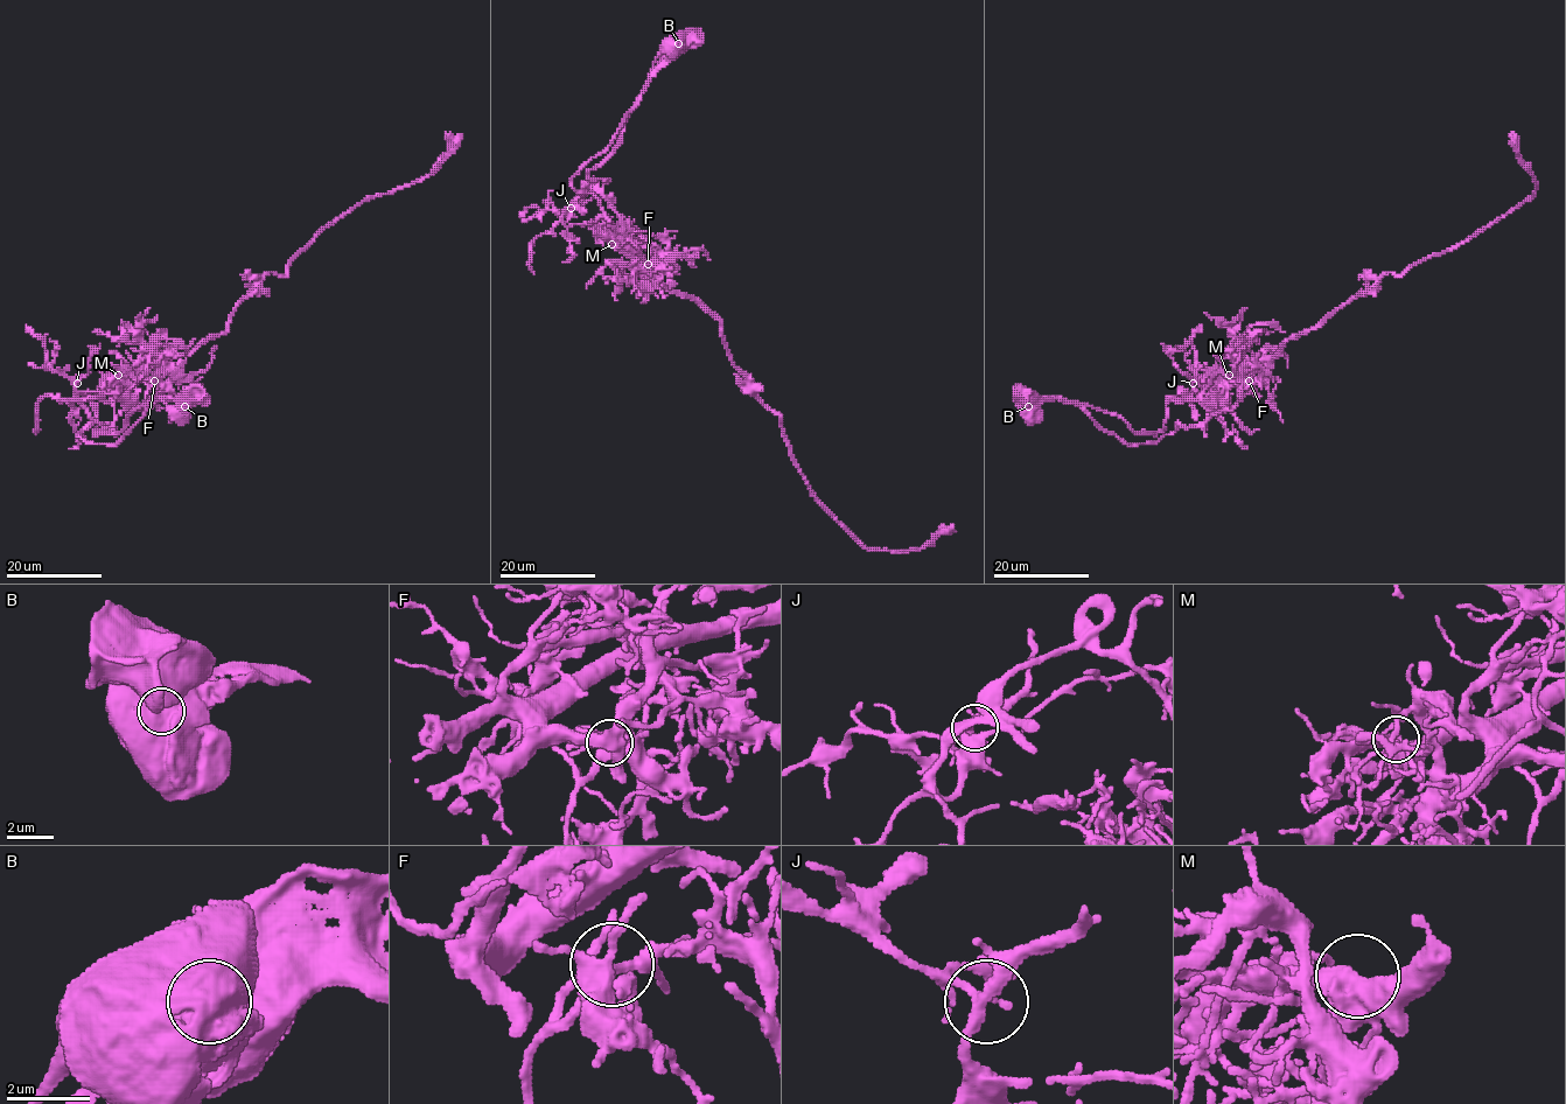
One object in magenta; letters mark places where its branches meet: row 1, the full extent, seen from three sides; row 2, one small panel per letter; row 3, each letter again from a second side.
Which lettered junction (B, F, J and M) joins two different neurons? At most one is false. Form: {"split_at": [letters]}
{"split_at": ["B"]}

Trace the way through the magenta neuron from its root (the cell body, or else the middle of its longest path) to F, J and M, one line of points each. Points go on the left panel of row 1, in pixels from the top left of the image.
F: (180, 414), (179, 402), (159, 399), (120, 431), (93, 432), (113, 421), (109, 400), (141, 410), (154, 381)
J: (180, 414), (179, 402), (159, 399), (120, 431), (96, 434), (112, 424), (114, 405), (68, 402), (77, 383)
M: (180, 414), (179, 402), (159, 399), (120, 431), (93, 432), (113, 421), (109, 400), (133, 400), (118, 375)

